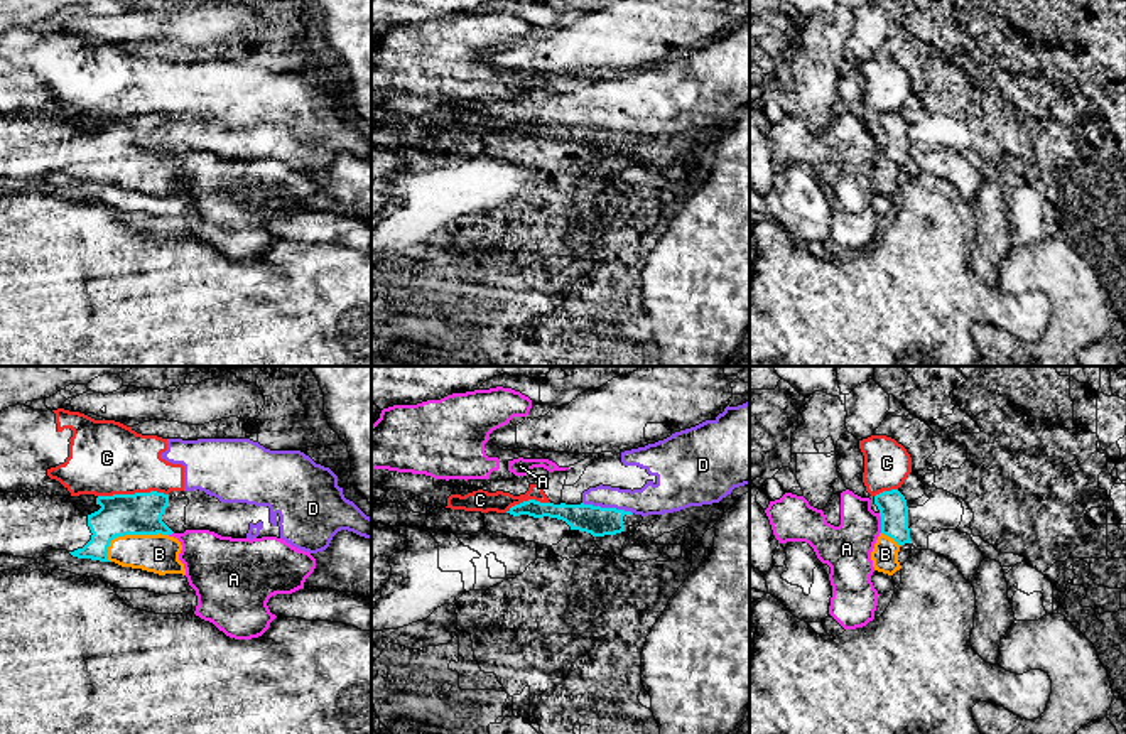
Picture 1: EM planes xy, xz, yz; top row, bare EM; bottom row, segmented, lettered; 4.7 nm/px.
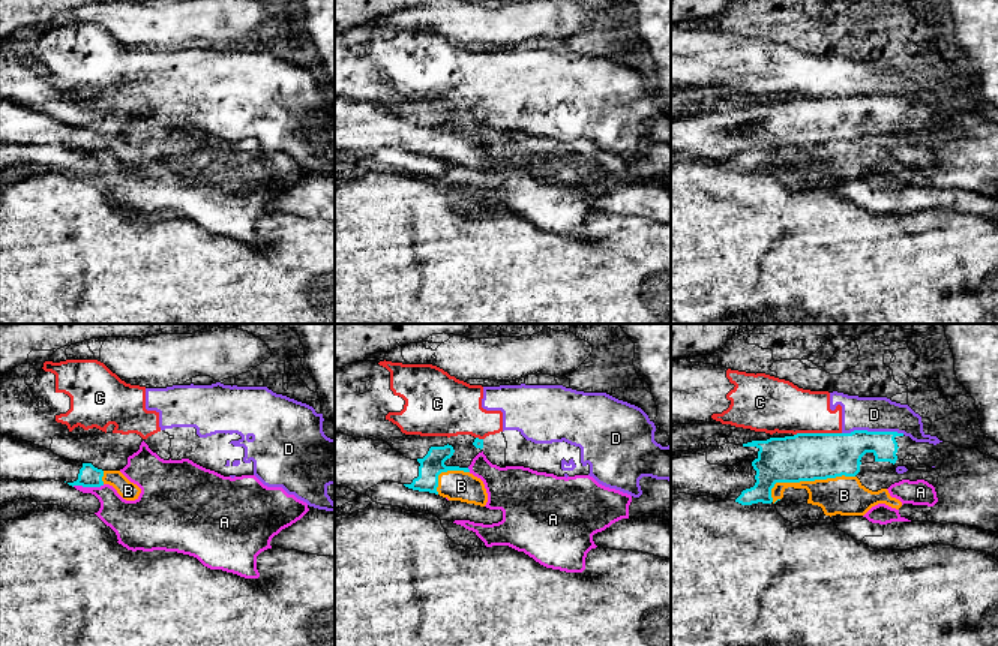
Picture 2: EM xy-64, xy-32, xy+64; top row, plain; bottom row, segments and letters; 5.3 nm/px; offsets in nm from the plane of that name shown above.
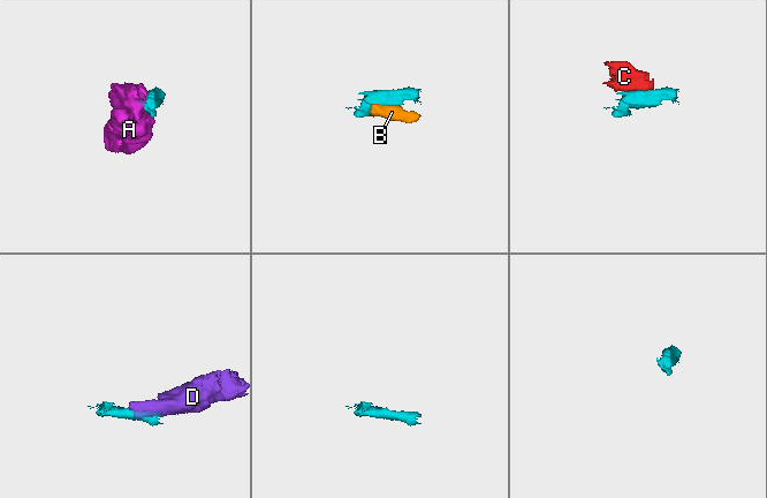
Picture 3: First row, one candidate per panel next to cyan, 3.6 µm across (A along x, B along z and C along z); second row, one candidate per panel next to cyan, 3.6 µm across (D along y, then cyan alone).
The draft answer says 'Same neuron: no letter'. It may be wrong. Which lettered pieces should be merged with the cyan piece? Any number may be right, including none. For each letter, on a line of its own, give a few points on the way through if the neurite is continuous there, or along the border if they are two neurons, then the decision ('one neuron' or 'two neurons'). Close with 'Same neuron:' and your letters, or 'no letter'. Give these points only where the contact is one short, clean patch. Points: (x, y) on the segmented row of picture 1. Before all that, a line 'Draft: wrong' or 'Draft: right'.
Draft: wrong
A: two neurons
B: one neuron
C: border xy (167, 493), (135, 491), (98, 496); two neurons
D: border xz (583, 501), (593, 507), (623, 508), (632, 513); two neurons
Same neuron: B

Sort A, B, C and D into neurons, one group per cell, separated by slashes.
A / B / C D

